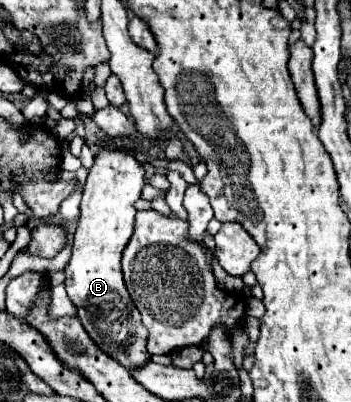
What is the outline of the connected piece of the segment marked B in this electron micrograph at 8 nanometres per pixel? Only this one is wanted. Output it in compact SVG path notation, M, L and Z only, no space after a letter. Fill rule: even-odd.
M99 149L95 165L85 181L73 255L65 267L67 293L77 307L79 321L95 345L109 357L117 359L127 371L133 371L151 359L147 351L149 331L143 327L135 303L131 303L121 273L121 253L133 233L133 203L141 197L141 189L145 185L143 173L143 165L131 155L129 149Z

